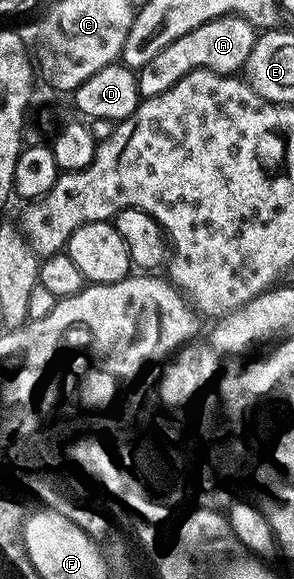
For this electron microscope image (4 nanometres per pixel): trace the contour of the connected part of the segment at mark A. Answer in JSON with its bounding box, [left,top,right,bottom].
[138,16,258,98]

